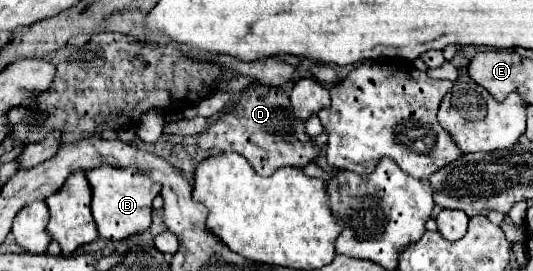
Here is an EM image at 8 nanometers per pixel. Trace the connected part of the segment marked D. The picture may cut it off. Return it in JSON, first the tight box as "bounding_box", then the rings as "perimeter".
{"bounding_box":[198,87,318,177],"perimeter":[[[250,87],[246,89],[236,103],[232,103],[232,111],[228,115],[218,117],[204,133],[198,137],[198,145],[202,149],[216,149],[216,151],[234,151],[248,159],[252,169],[268,177],[276,169],[286,165],[302,167],[318,157],[318,151],[312,147],[312,139],[304,133],[304,123],[296,121],[290,113],[288,95],[276,87]]]}

